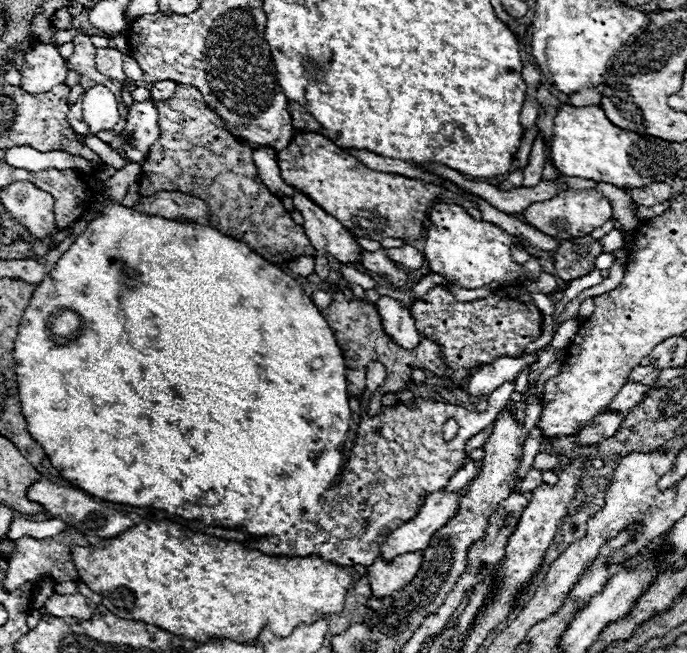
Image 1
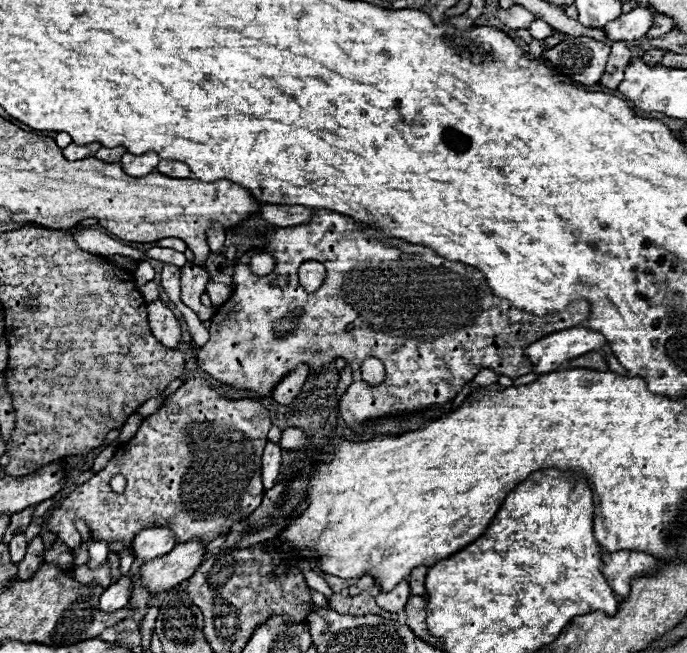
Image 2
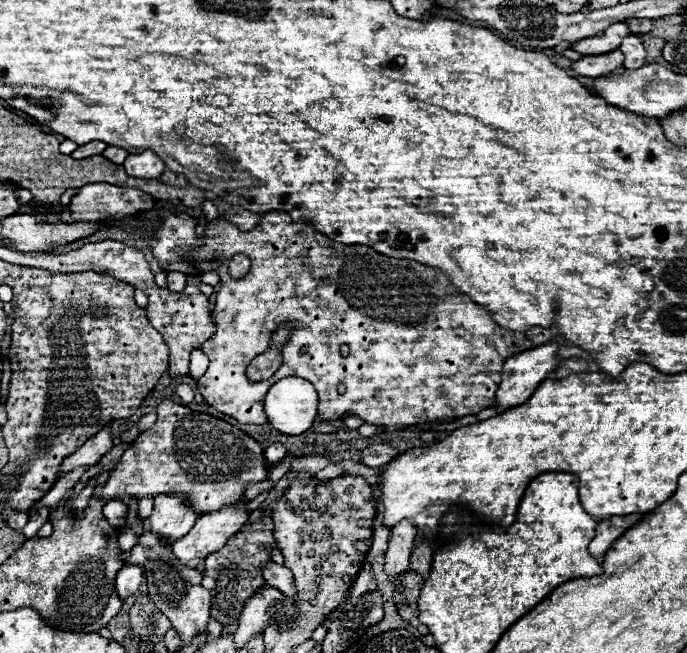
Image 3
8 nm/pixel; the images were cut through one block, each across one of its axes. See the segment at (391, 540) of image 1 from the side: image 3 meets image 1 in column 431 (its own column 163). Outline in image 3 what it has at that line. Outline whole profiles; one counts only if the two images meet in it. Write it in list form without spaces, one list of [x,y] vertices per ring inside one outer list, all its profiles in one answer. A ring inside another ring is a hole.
[[[178,494],[156,496],[148,530],[166,542],[176,542],[194,526],[198,514],[190,512]]]

